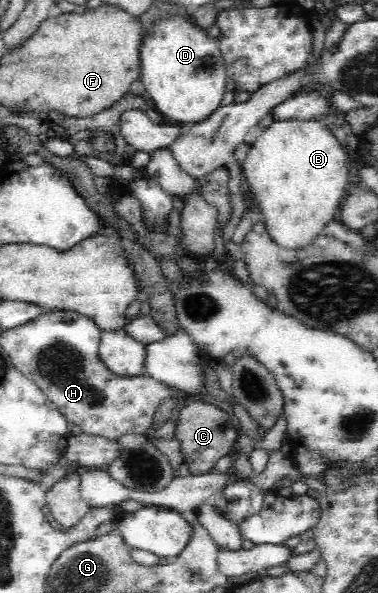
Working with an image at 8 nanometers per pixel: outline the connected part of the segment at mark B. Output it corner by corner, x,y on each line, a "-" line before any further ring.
324,117
309,120
298,118
274,120
274,123
264,128
256,141
251,144
244,159
246,181
258,198
258,206
262,220
266,222
268,234
280,246
286,248
299,248
311,242
318,234
322,234
324,227
334,221
336,209
340,207
342,192
349,183
347,151
322,122
323,120

